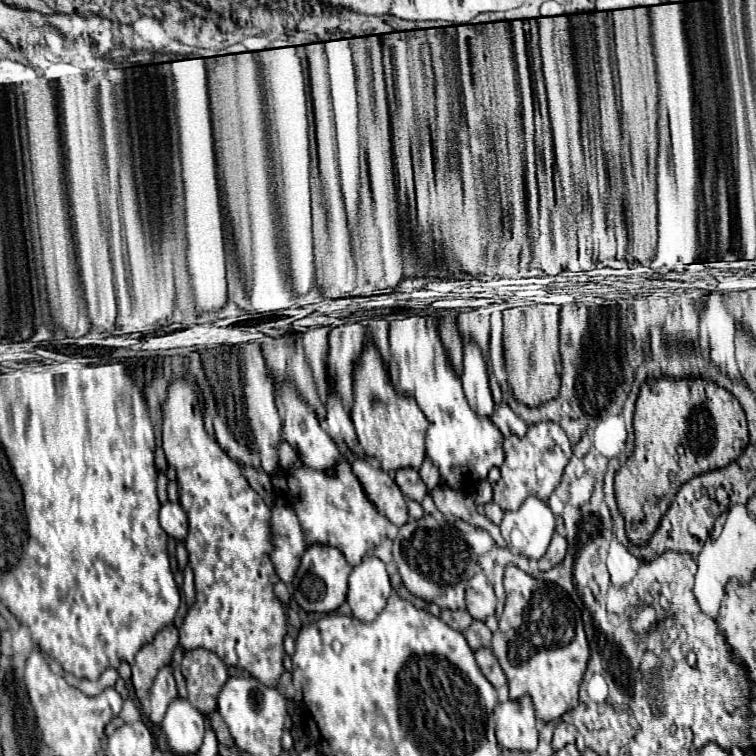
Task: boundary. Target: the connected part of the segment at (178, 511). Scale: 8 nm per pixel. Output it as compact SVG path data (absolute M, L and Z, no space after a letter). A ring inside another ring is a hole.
M167 501L165 505L161 505L159 523L169 537L173 537L177 541L187 539L187 513L183 511L183 507L179 503Z

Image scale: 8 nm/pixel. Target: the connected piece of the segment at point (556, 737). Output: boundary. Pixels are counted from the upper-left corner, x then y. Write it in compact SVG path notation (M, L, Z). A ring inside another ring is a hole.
M559 721L555 727L555 733L553 733L553 749L557 751L569 743L575 743L575 737L577 737L577 729L571 723Z

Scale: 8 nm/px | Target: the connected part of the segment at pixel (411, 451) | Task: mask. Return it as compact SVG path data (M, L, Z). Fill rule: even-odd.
M373 343L365 345L365 351L353 371L353 409L351 419L357 431L359 445L363 447L367 457L373 457L379 461L383 471L391 469L403 469L413 467L419 469L425 459L425 431L427 431L427 419L417 407L415 399L397 395L391 387L389 373L385 369L385 363Z

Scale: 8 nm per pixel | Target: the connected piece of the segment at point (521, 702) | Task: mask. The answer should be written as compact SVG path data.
M529 695L513 701L507 699L495 707L497 741L509 751L535 751L537 729L535 729L535 707Z

